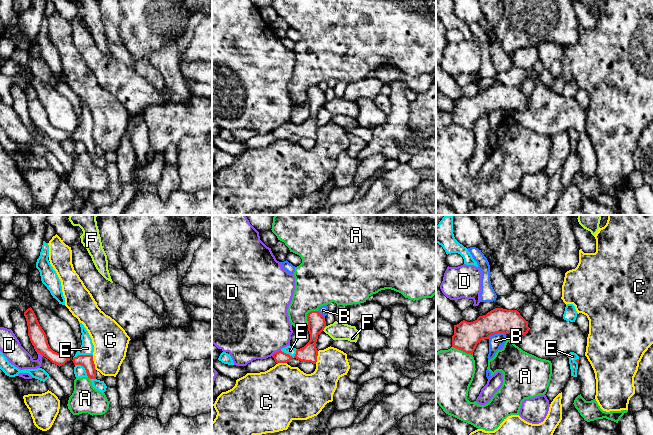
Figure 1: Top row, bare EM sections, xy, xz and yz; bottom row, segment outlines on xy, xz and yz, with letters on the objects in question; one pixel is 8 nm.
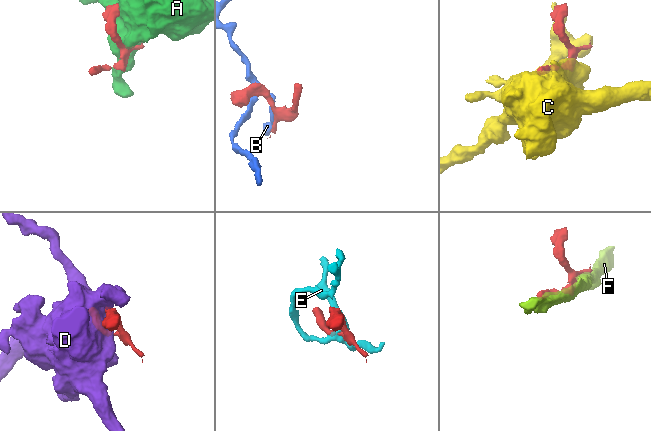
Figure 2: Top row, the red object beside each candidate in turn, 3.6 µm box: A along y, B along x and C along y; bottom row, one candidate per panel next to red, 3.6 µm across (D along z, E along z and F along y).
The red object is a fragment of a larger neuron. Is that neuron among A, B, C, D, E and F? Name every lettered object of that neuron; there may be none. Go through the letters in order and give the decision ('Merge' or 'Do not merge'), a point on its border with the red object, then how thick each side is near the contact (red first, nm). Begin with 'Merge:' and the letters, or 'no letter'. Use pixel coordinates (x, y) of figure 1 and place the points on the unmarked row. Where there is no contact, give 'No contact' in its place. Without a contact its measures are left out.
Merge: E
A: Do not merge. Touches red at xz (307, 90). Thickness 140 nm (red) against 340 nm
B: Do not merge. Touches red at yz (496, 109). Thickness 220 nm (red) against 110 nm
C: Do not merge. Touches red at xy (93, 138). Thickness 100 nm (red) against 280 nm
D: Do not merge. Touches red at xy (38, 128). Thickness 130 nm (red) against 160 nm
E: Merge. Touches red at xz (290, 132). Thickness 100 nm (red) against 70 nm
F: Do not merge. Touches red at xz (324, 103). Thickness 140 nm (red) against 140 nm

